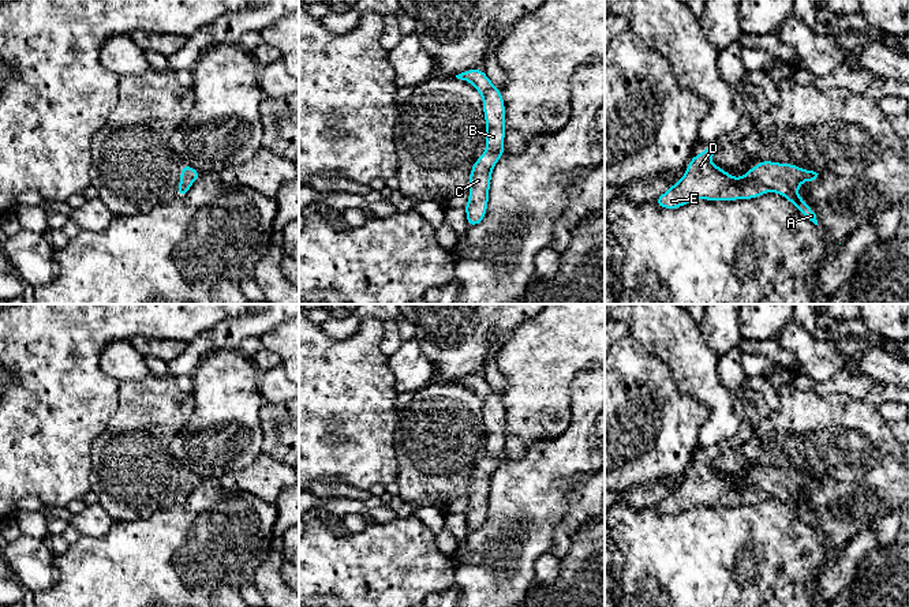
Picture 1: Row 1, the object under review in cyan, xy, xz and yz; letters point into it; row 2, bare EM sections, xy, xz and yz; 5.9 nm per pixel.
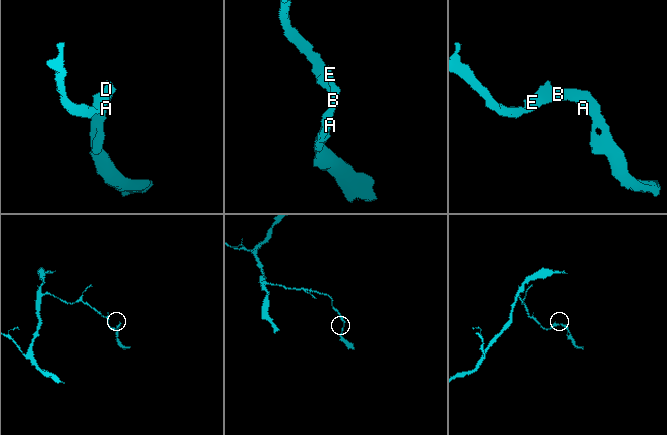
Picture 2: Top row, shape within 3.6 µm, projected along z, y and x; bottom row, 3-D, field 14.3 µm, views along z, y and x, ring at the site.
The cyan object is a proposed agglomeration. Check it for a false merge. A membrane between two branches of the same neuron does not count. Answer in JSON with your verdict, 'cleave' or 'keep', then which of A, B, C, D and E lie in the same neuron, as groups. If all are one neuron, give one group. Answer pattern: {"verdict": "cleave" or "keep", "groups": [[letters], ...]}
{"verdict": "keep", "groups": [["A", "B", "C", "D", "E"]]}

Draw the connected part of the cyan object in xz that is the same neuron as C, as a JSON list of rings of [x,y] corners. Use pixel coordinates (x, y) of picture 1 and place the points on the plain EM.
[[[467,375],[456,383],[470,387],[482,401],[487,435],[486,457],[475,467],[470,477],[470,503],[464,514],[471,533],[479,531],[486,521],[491,477],[505,458],[505,409],[501,396],[491,389],[483,375]]]

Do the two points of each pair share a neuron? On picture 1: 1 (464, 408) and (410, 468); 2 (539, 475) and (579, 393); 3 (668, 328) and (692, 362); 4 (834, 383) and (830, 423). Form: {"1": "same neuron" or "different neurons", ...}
{"1": "same neuron", "2": "same neuron", "3": "same neuron", "4": "different neurons"}

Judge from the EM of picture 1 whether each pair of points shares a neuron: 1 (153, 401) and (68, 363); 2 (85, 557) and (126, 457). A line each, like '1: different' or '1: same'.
1: different
2: different

